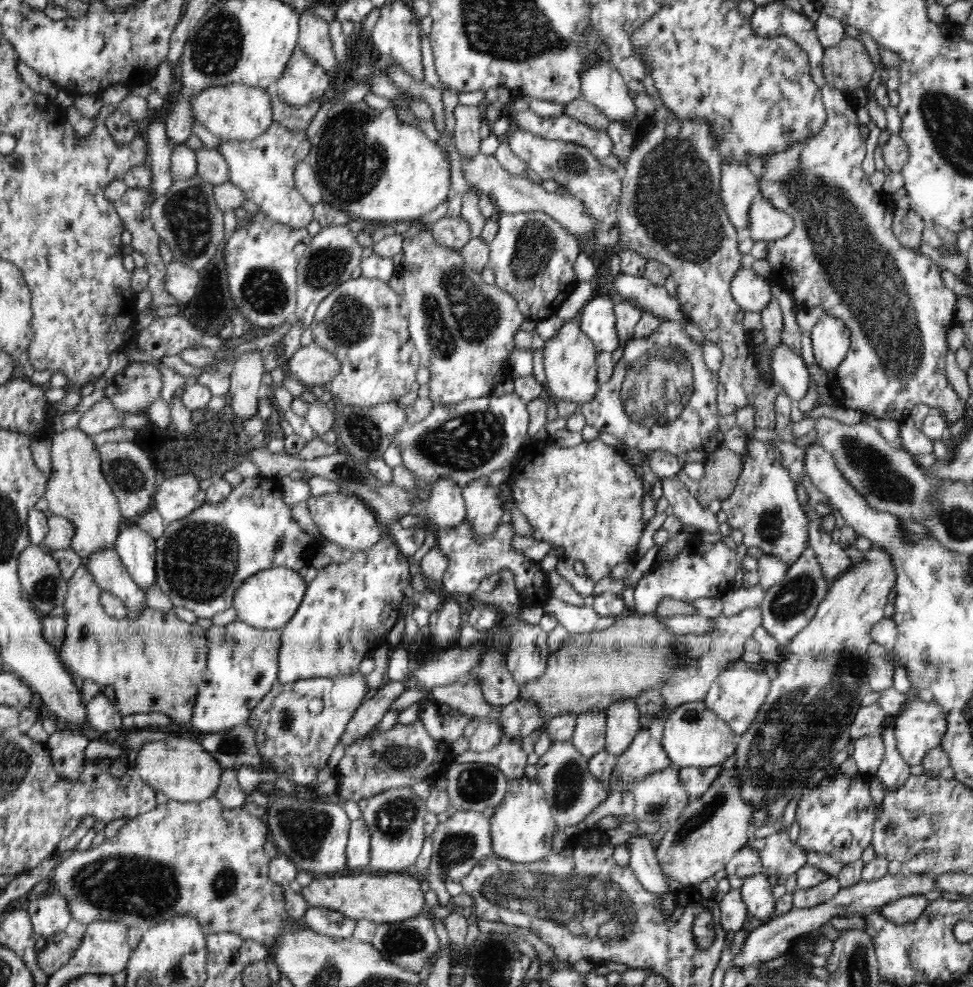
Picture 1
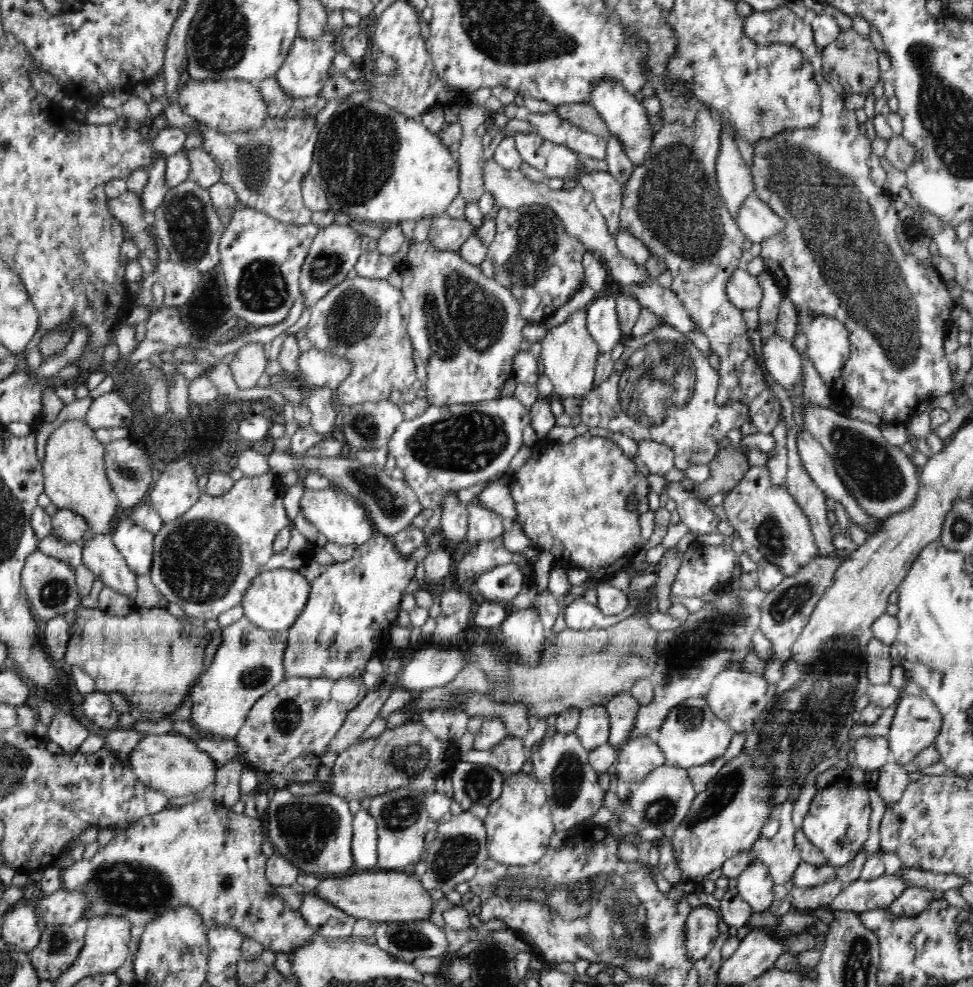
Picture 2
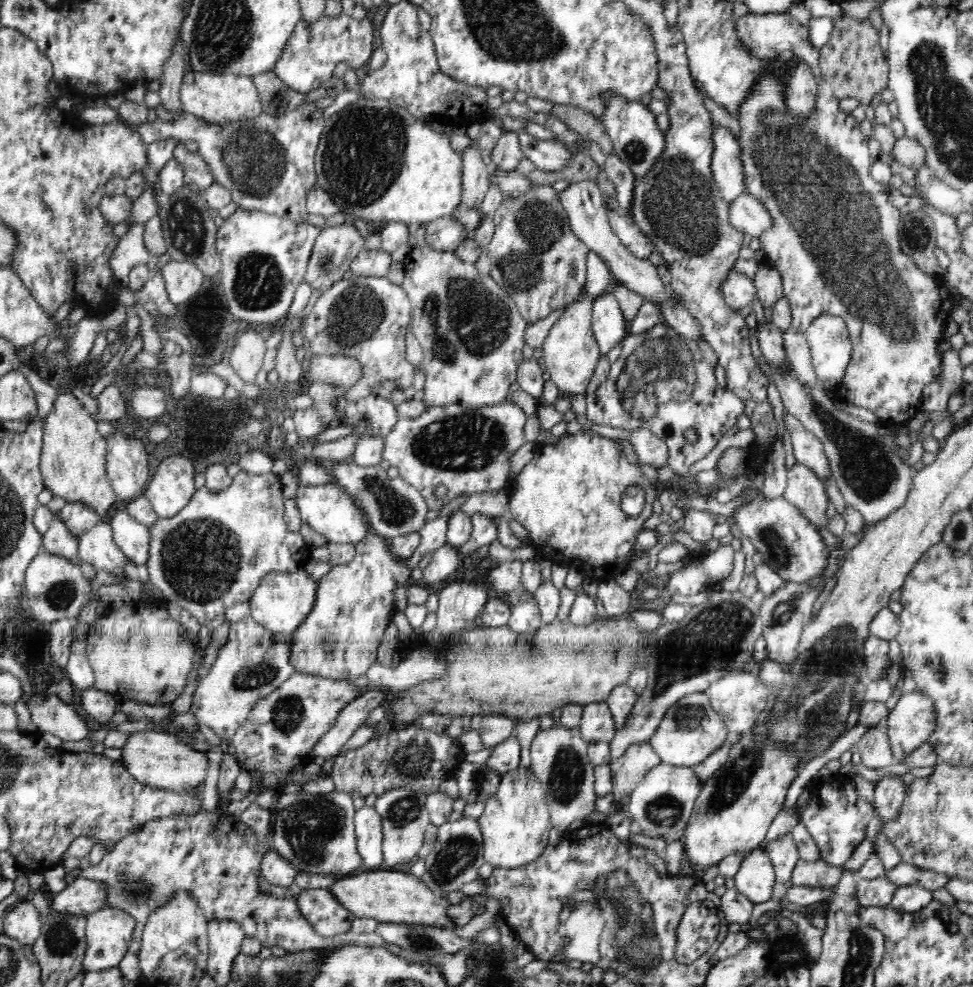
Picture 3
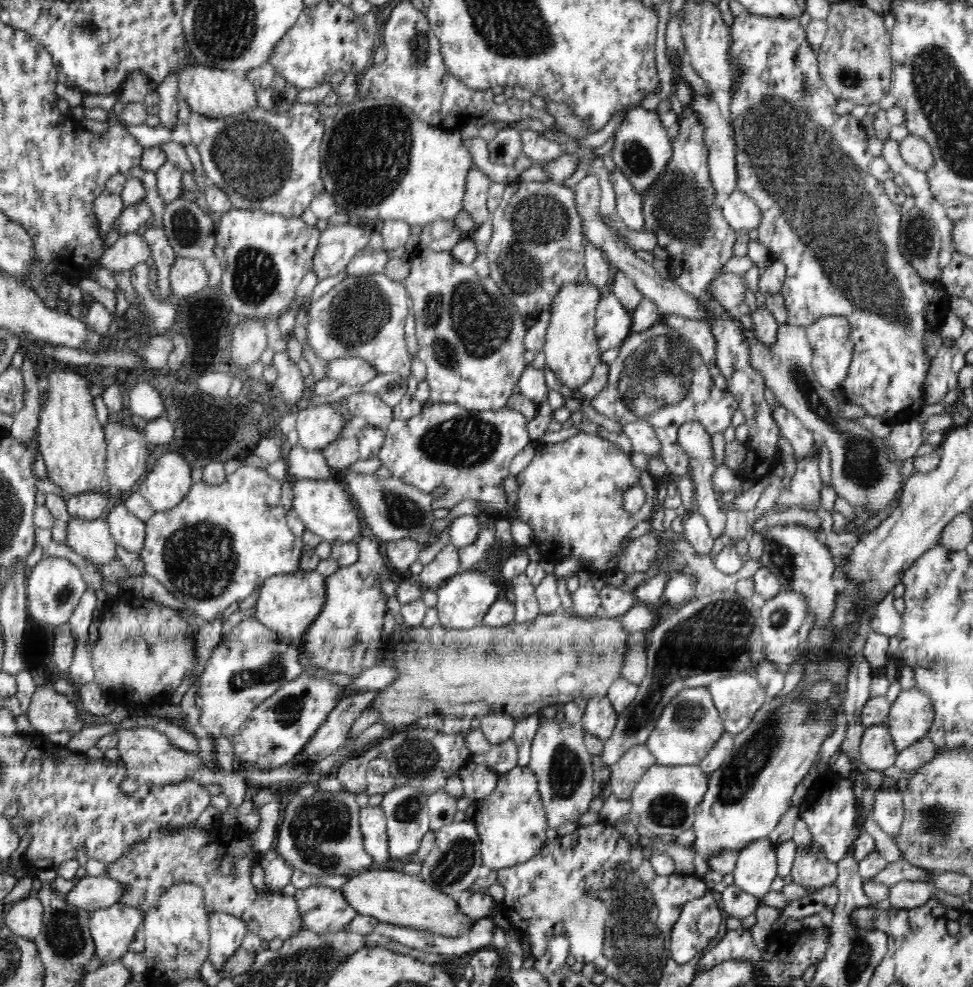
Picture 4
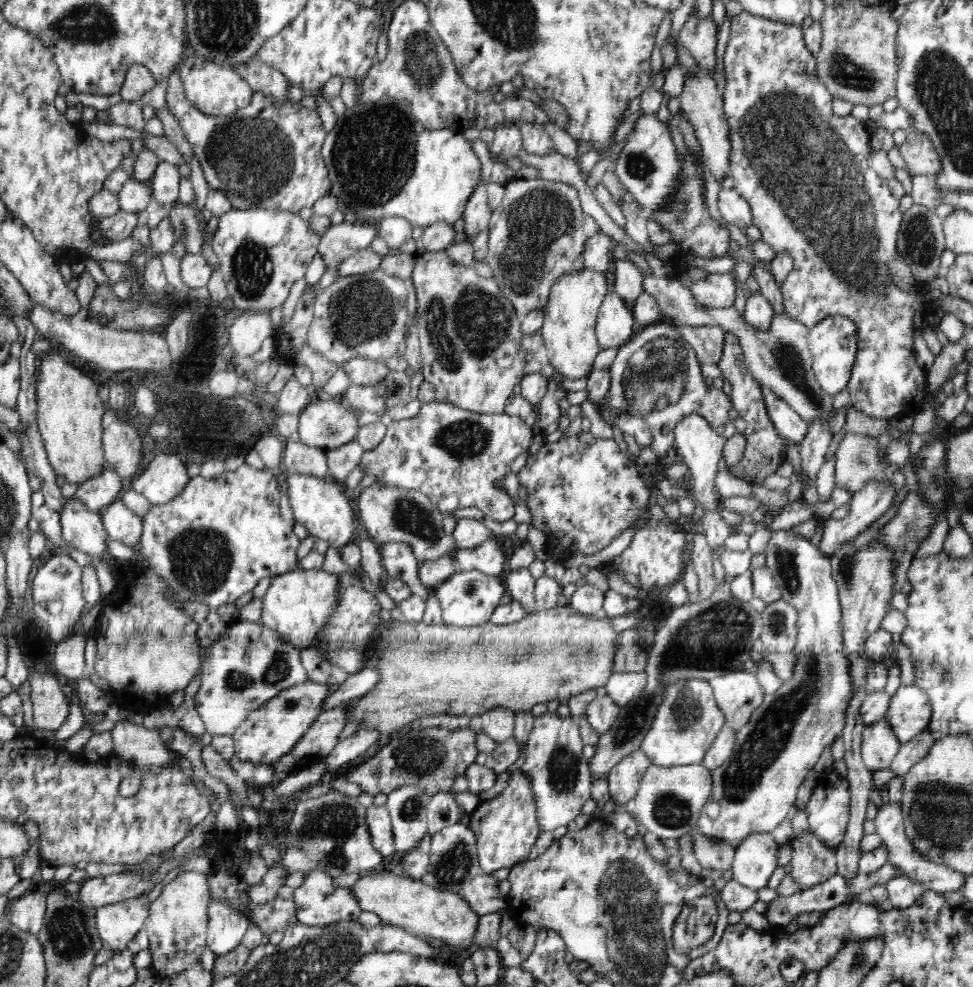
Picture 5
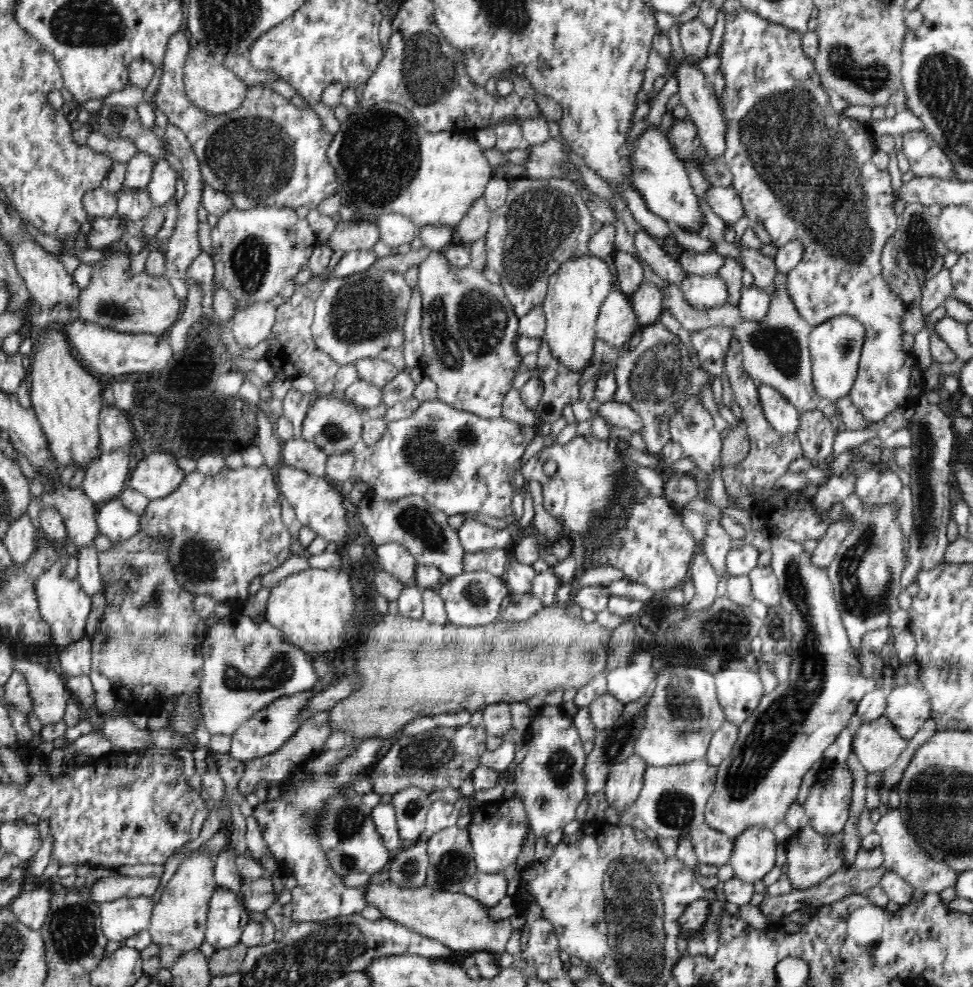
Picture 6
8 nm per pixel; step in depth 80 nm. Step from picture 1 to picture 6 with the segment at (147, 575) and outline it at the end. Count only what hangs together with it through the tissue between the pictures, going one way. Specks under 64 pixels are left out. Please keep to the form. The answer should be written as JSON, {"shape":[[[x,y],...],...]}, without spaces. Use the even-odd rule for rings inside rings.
{"shape":[[[119,498],[104,503],[96,514],[99,532],[113,543],[132,538],[141,529],[140,515],[128,510]]]}

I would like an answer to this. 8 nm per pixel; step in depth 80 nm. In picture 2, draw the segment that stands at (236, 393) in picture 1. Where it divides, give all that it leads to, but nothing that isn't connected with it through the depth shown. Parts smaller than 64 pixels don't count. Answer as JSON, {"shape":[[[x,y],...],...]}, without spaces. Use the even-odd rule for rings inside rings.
{"shape":[[[248,343],[234,354],[230,369],[240,390],[255,388],[267,366],[267,346]]]}

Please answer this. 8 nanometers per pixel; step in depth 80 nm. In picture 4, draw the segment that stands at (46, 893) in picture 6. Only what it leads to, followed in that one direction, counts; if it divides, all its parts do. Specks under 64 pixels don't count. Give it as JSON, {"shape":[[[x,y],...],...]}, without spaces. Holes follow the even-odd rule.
{"shape":[[[36,895],[19,900],[7,907],[3,924],[6,924],[10,931],[33,940],[43,926],[43,904]]]}

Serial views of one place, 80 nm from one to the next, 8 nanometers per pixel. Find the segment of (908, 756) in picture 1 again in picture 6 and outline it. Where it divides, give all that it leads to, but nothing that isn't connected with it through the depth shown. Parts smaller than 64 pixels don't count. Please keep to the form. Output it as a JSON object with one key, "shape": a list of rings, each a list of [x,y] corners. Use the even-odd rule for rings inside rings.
{"shape":[[[918,683],[895,686],[886,696],[886,718],[895,725],[898,734],[910,740],[924,721],[931,718],[931,702],[928,691]]]}

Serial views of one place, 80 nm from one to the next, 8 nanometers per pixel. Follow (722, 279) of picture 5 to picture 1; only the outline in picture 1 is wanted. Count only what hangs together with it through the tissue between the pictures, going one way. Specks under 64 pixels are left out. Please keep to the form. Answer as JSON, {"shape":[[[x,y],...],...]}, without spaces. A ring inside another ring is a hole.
{"shape":[[[741,268],[730,284],[732,297],[744,311],[762,313],[772,300],[770,284],[752,269]]]}

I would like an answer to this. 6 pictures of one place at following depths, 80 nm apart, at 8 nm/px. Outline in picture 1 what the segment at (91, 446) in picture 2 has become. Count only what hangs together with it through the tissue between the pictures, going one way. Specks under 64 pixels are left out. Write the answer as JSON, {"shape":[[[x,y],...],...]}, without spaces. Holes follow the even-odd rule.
{"shape":[[[81,428],[56,429],[52,442],[52,462],[51,478],[48,474],[48,484],[46,484],[46,500],[49,502],[50,512],[54,516],[67,518],[74,526],[74,538],[71,540],[71,549],[81,556],[82,562],[88,563],[88,558],[98,552],[98,550],[115,549],[116,538],[120,534],[121,512],[118,499],[114,496],[111,486],[101,471],[101,450],[96,450],[92,438]]]}

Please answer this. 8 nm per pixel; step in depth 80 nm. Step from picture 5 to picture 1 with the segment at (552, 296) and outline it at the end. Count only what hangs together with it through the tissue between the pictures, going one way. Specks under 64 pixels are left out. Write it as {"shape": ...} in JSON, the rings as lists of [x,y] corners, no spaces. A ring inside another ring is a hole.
{"shape":[[[579,316],[568,319],[558,333],[545,343],[543,350],[544,369],[548,380],[547,398],[555,401],[576,402],[579,406],[594,401],[600,386],[597,380],[598,352],[592,340],[582,333]]]}

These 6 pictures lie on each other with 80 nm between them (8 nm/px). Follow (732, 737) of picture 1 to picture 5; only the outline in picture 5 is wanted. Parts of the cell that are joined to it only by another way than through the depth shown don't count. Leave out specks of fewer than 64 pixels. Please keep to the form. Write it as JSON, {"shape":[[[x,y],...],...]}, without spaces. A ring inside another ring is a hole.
{"shape":[[[704,679],[678,680],[666,686],[662,704],[654,714],[640,749],[652,765],[665,767],[702,763],[706,751],[725,725],[725,716],[717,705],[710,683]]]}

